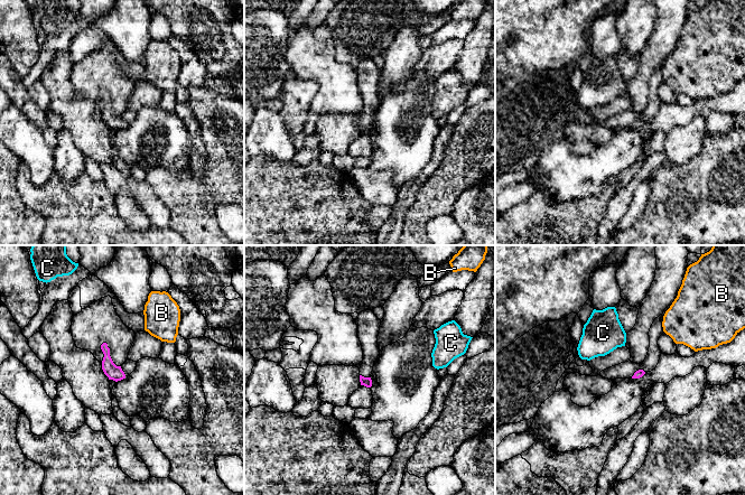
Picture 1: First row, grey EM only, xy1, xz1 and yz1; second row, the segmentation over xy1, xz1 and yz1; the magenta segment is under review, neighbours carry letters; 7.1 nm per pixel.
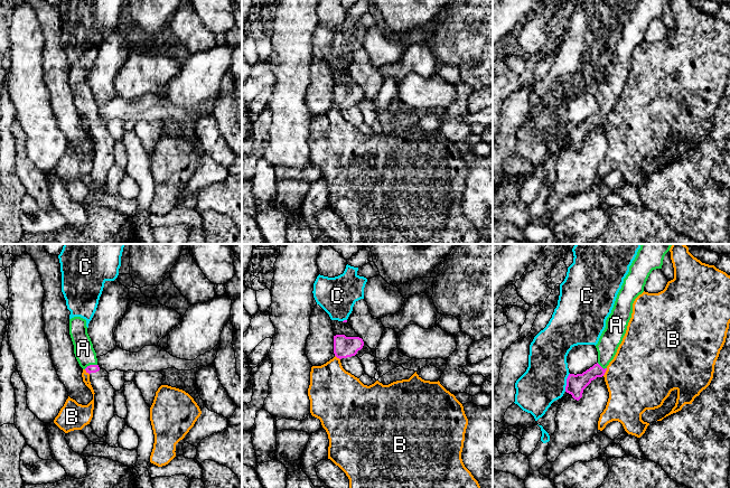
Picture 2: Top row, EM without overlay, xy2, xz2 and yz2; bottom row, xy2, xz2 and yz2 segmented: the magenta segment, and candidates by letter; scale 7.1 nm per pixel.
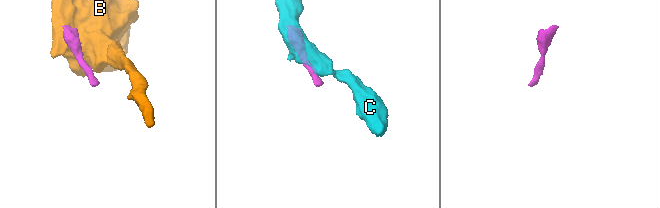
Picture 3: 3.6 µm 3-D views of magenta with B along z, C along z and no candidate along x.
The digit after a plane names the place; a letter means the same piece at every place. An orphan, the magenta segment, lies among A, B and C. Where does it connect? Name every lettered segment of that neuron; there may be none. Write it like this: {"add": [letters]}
{"add": ["A"]}

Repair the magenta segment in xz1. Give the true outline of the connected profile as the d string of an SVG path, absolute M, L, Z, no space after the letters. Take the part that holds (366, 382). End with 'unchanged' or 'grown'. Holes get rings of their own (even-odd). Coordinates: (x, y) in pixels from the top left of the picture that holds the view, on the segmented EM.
M364 310L356 318L357 336L363 349L363 361L360 367L361 385L372 386L371 374L374 363L380 354L378 336L381 320L374 315L373 310Z | grown

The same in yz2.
M642 244L635 260L629 266L629 272L624 279L611 313L606 320L598 344L598 363L582 374L569 374L565 392L579 401L583 390L597 377L602 377L607 366L614 359L619 345L626 334L633 313L635 299L644 292L646 281L653 270L662 269L665 254L672 244Z | grown

